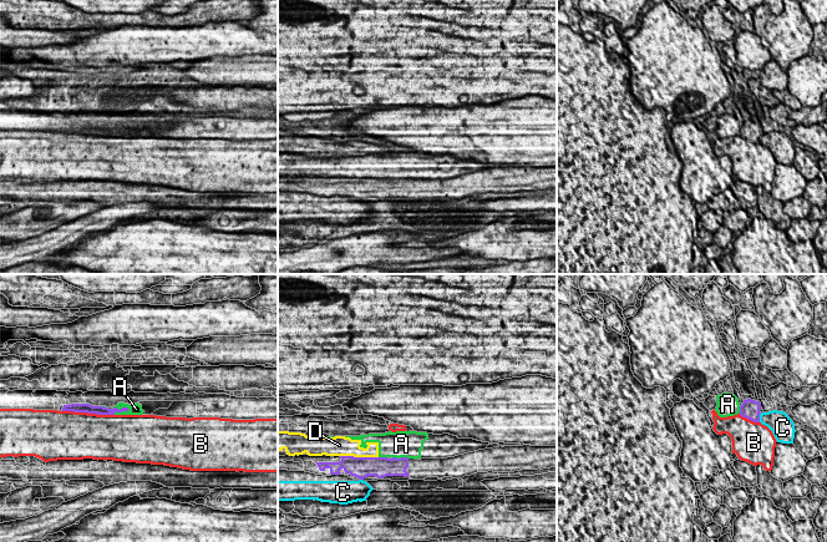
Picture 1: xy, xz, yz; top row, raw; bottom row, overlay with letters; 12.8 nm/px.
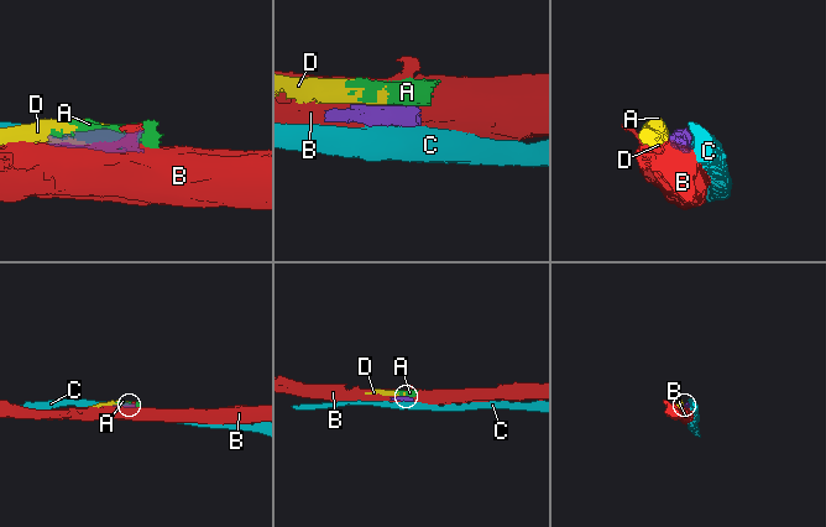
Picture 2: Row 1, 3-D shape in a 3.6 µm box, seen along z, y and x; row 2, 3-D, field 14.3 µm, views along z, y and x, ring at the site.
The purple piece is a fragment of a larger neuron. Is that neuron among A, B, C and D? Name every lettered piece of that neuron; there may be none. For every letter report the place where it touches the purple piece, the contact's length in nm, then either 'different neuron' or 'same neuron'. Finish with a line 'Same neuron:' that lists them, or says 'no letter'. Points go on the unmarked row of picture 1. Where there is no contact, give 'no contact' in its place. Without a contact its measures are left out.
A: contact xy (122, 128); length 220 nm; different neuron
B: contact xy (89, 133); length 700 nm; different neuron
C: contact yz (759, 138); length 130 nm; different neuron
D: contact xz (360, 178); length 480 nm; different neuron
Same neuron: no letter

